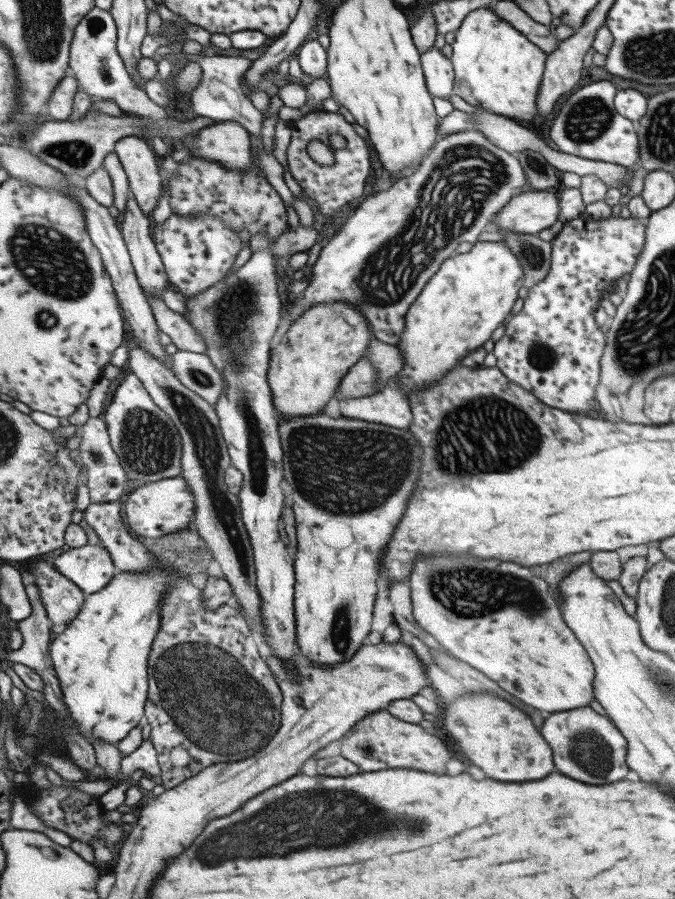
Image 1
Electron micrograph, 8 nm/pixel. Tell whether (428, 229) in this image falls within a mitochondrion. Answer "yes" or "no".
yes

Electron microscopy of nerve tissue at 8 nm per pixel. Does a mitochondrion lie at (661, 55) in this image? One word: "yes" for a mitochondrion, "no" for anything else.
yes

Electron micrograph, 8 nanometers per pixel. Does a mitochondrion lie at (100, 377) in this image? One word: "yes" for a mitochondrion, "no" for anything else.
no

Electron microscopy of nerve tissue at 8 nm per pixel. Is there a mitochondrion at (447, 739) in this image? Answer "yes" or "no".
no

